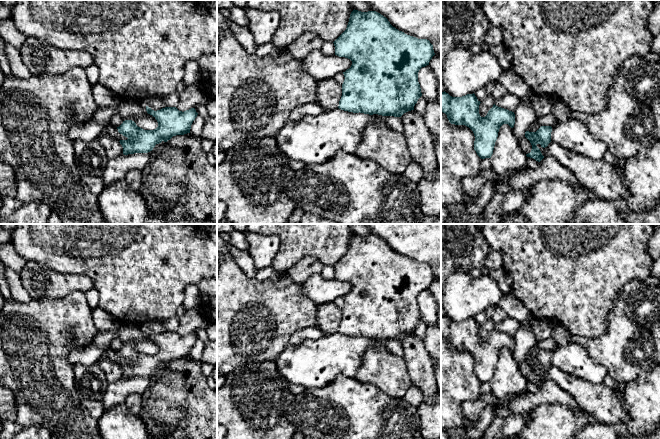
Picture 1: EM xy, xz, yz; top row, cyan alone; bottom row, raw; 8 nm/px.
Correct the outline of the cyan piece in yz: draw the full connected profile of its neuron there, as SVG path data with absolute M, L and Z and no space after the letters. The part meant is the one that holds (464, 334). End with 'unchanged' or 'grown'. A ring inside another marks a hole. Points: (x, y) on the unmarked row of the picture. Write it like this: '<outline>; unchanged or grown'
M441 315L441 335L447 339L451 348L465 349L473 355L474 374L481 383L485 383L491 382L493 378L500 351L503 348L514 351L515 338L494 328L487 339L481 341L480 327L474 317L452 321Z; unchanged

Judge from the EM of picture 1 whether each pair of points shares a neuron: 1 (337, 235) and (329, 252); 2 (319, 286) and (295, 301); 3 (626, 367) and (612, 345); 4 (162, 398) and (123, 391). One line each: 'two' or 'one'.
1: one
2: two
3: one
4: two

